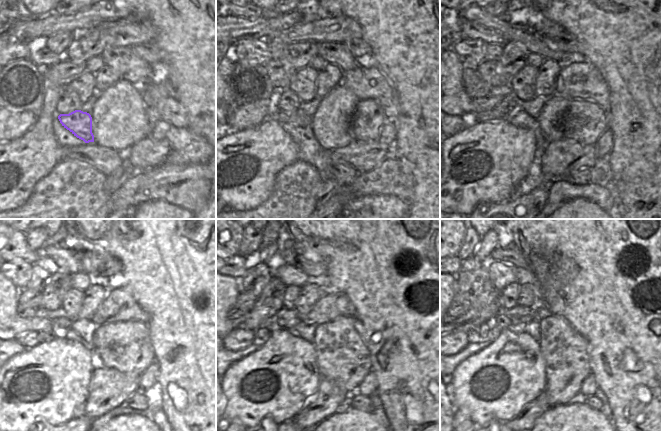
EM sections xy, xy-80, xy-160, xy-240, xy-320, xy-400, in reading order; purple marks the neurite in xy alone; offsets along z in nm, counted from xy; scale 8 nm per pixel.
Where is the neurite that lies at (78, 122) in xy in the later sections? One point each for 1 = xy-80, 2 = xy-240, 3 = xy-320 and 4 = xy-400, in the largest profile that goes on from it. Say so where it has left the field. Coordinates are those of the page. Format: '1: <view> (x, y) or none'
1: xy-80 (297, 117)
2: xy-240 (30, 339)
3: xy-320 (238, 339)
4: xy-400 (460, 339)

